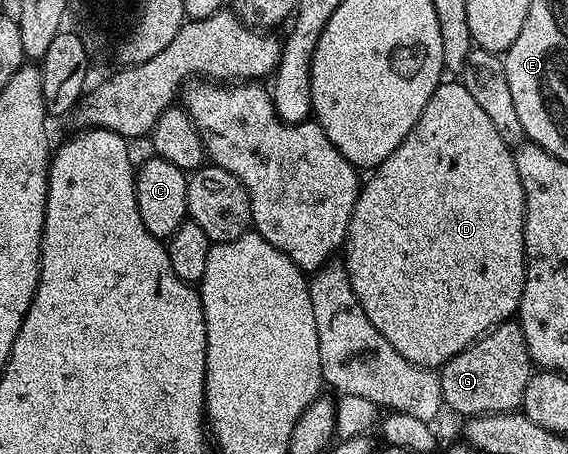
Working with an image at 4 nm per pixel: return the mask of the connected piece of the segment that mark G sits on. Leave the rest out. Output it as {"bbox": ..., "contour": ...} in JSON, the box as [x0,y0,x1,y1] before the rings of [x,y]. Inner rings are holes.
{"bbox":[439,321,533,417],"contour":[[[508,321],[491,328],[470,347],[443,364],[439,384],[443,401],[462,417],[494,415],[500,411],[519,411],[525,397],[525,385],[533,374],[531,354],[527,352],[525,333],[518,322]]]}

